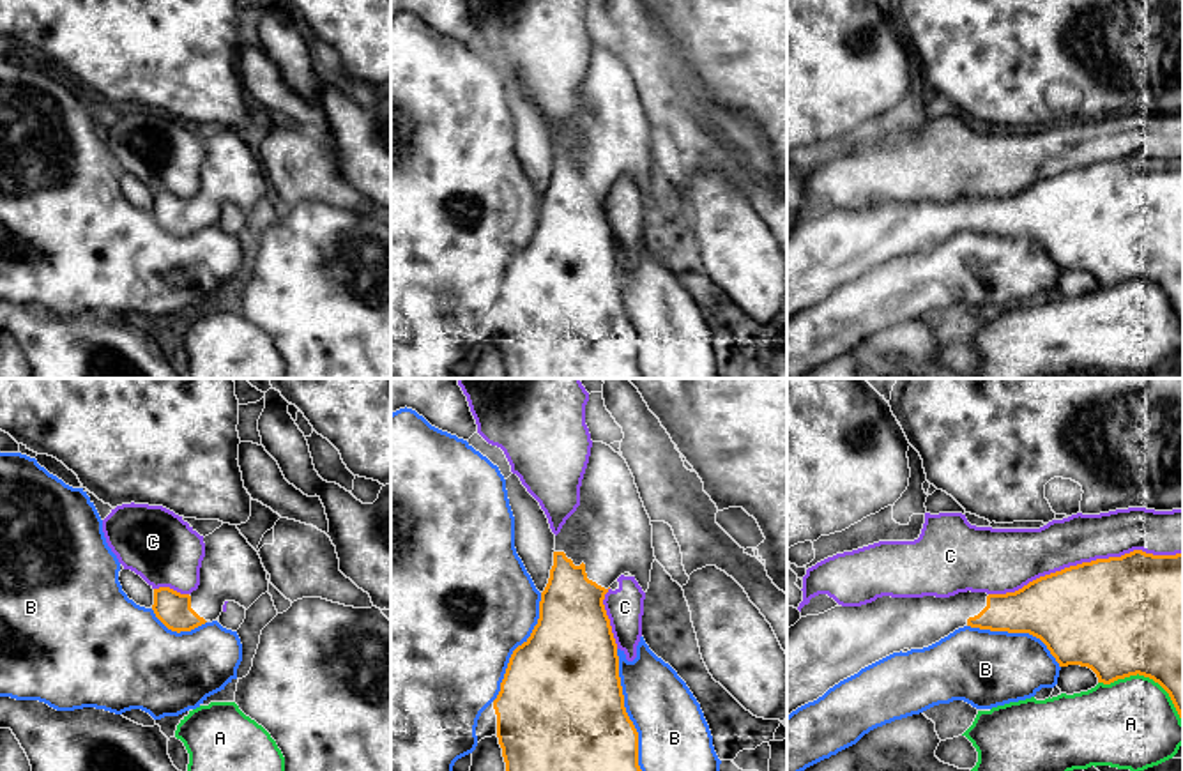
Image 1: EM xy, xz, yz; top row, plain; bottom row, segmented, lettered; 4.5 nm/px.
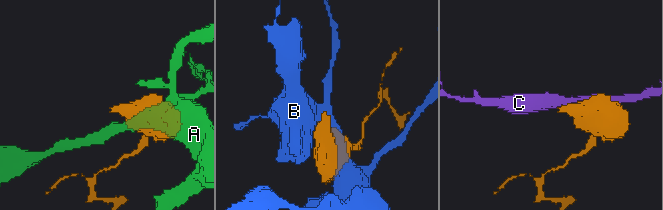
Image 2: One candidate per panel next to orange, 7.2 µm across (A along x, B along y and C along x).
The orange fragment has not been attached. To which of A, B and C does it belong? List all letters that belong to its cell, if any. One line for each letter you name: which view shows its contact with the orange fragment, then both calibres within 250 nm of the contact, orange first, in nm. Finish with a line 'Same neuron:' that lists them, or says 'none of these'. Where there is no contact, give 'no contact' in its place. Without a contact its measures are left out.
Same neuron: none of these

